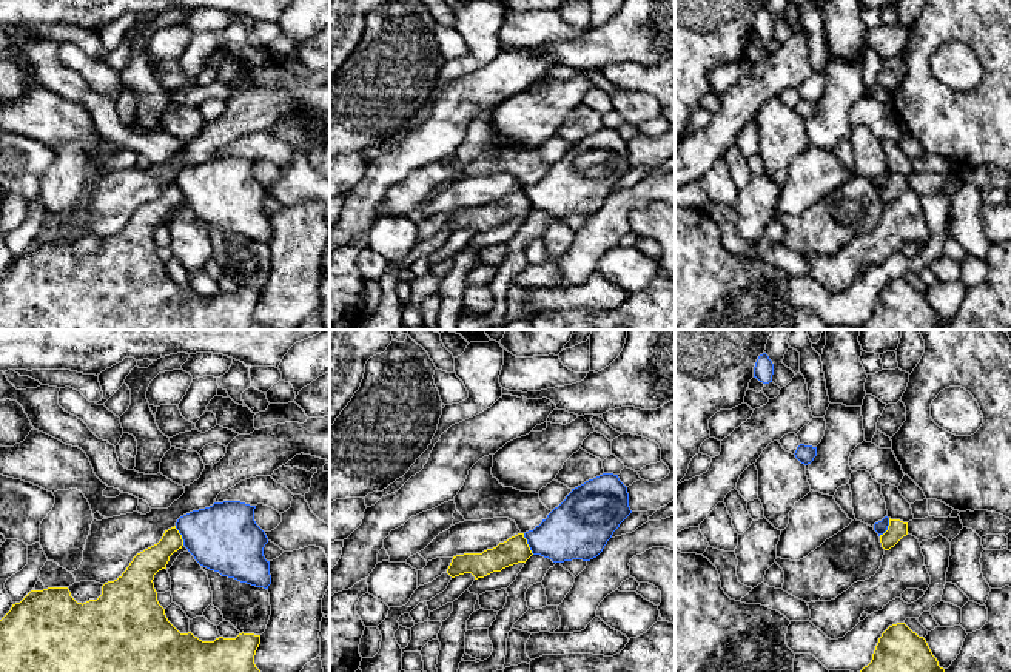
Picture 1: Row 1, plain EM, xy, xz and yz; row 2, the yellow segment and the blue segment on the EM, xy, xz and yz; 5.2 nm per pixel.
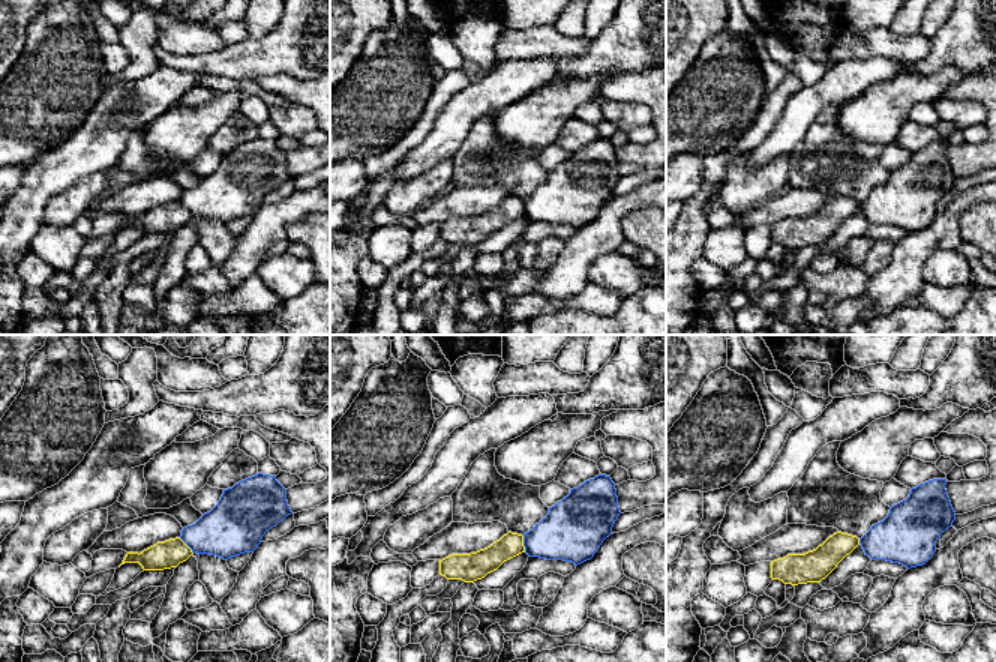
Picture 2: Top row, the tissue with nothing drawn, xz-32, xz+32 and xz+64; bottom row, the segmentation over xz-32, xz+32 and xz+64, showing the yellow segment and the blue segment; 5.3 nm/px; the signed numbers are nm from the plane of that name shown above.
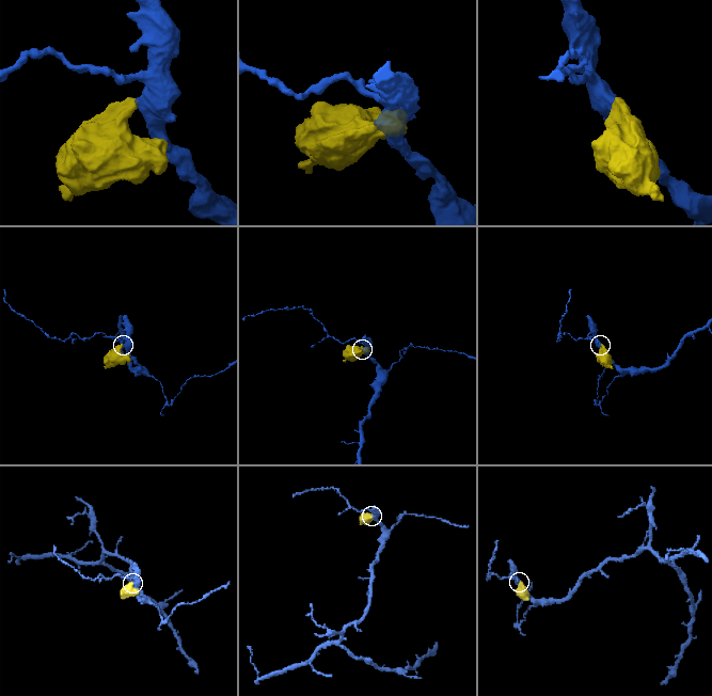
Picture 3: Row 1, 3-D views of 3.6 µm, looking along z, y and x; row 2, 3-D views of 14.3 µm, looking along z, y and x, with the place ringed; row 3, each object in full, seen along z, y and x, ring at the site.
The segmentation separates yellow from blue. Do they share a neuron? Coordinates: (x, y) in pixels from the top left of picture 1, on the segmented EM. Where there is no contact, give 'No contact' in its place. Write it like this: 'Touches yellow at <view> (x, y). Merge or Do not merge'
Touches yellow at xz (527, 544). Do not merge

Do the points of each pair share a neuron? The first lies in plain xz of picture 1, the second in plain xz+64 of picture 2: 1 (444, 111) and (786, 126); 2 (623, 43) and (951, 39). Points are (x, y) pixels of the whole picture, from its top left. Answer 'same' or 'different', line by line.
1: same
2: same

